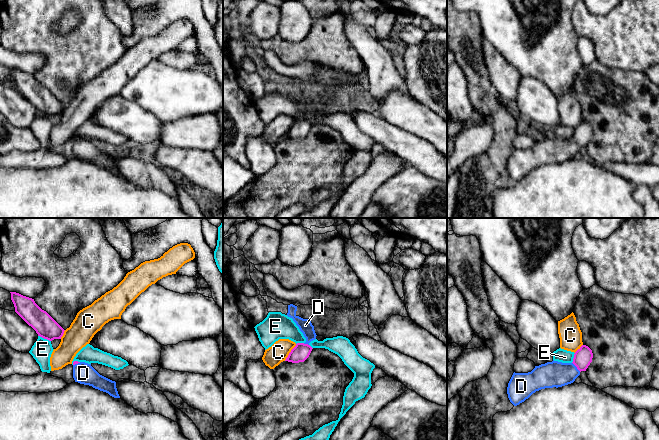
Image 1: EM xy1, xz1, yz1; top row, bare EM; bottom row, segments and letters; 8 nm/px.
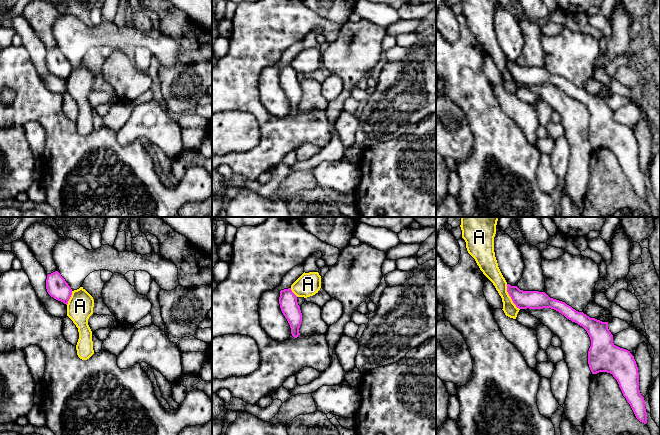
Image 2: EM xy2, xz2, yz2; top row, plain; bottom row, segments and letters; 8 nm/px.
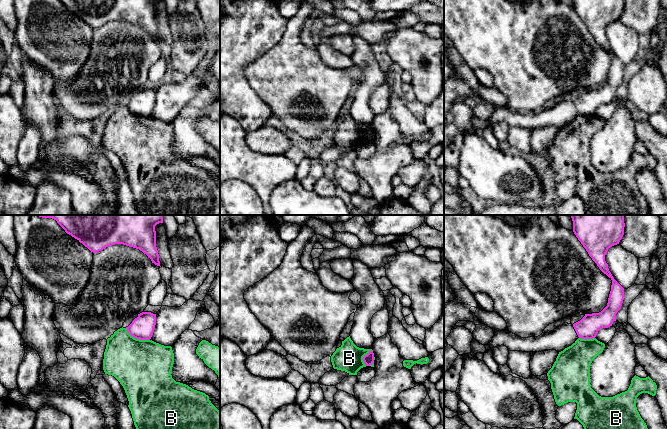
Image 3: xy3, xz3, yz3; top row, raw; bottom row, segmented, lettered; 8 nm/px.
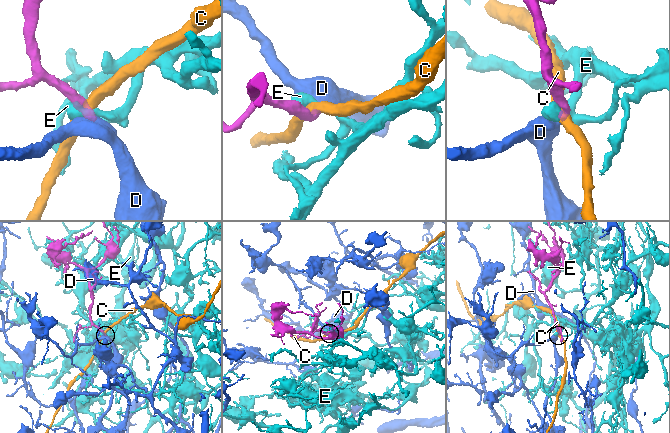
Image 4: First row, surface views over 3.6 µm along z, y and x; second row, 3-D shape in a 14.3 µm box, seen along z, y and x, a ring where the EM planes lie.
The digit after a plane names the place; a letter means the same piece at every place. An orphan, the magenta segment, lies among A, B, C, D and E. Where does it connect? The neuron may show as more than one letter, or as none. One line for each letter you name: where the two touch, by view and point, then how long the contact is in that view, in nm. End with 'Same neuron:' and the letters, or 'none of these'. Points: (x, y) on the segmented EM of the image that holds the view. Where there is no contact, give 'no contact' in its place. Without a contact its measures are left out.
D: yz1 (576, 366) | 100 nm
Same neuron: D

